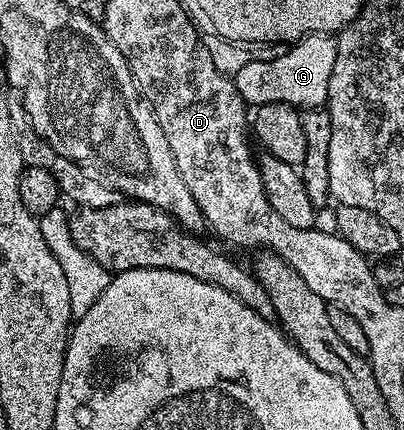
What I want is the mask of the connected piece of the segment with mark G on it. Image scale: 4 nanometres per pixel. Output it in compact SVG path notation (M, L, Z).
M308 33L299 38L281 55L281 59L245 63L233 78L241 99L248 106L265 103L285 103L296 109L318 109L326 106L329 95L329 75L337 59L337 40L325 33Z

